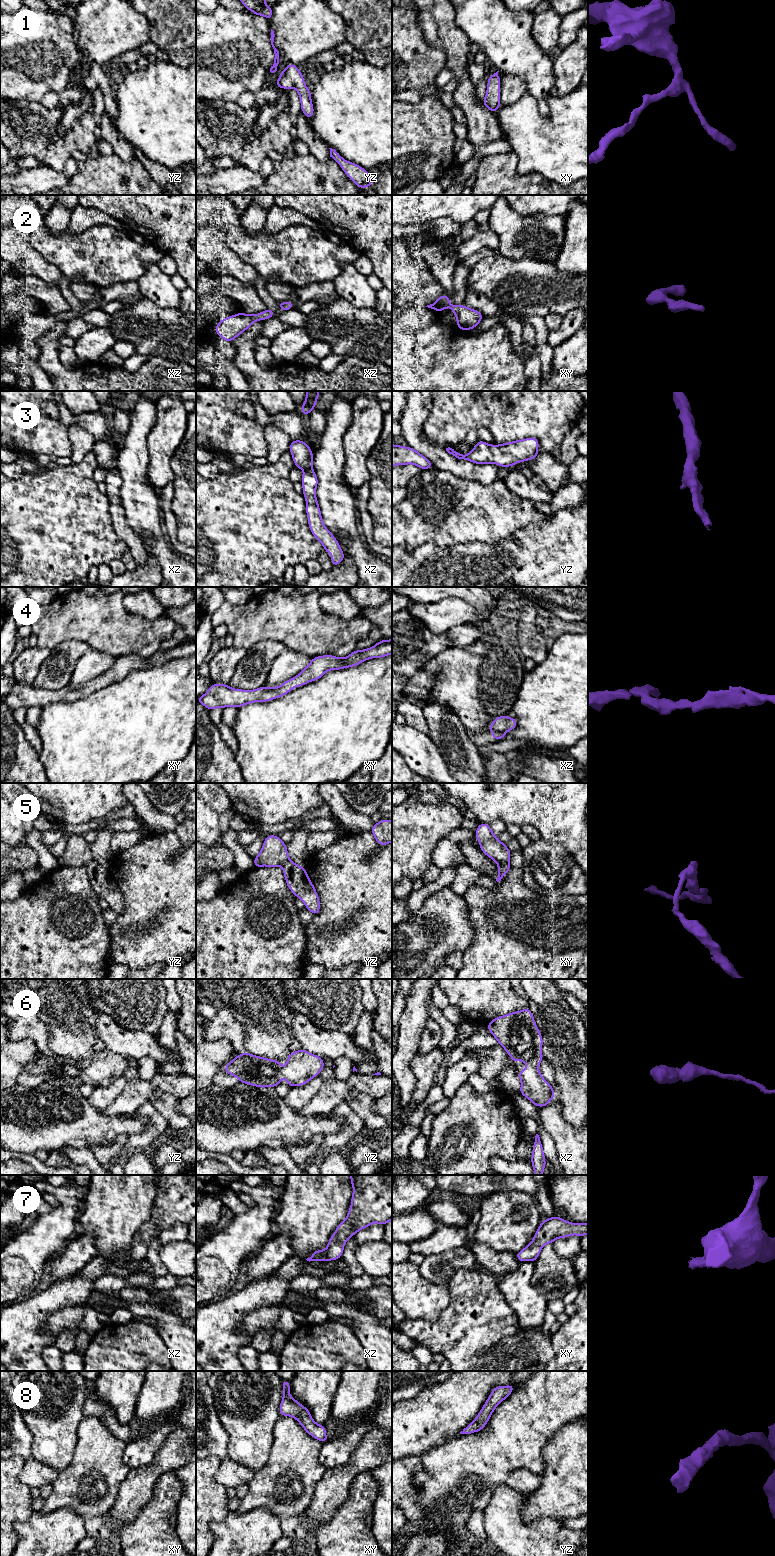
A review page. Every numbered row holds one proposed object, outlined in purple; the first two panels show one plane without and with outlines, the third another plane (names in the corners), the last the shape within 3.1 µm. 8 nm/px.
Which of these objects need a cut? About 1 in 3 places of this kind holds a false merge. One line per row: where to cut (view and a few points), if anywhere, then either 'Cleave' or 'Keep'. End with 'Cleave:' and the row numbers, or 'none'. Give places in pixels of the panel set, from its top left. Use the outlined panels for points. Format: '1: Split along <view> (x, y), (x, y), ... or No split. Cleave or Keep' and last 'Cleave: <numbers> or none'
1: No split. Keep
2: No split. Keep
3: No split. Keep
4: No split. Keep
5: Split along xy (508, 862), (500, 862), (498, 864). Cleave
6: No split. Keep
7: No split. Keep
8: No split. Keep
Cleave: 5

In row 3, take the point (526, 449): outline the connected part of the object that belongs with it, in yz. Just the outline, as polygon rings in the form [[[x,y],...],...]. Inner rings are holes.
[[[536,437],[525,438],[522,440],[515,440],[508,443],[503,443],[499,445],[490,445],[482,440],[479,440],[475,447],[467,454],[462,455],[458,451],[448,447],[446,451],[453,455],[457,460],[469,460],[475,464],[495,464],[497,463],[499,467],[511,467],[519,462],[524,462],[527,460],[535,459],[538,453],[539,440]]]

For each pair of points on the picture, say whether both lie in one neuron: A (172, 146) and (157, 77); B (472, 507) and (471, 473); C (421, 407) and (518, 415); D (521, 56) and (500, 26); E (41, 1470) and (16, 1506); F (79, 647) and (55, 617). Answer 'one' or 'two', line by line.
A: one
B: two
C: two
D: one
E: two
F: two

